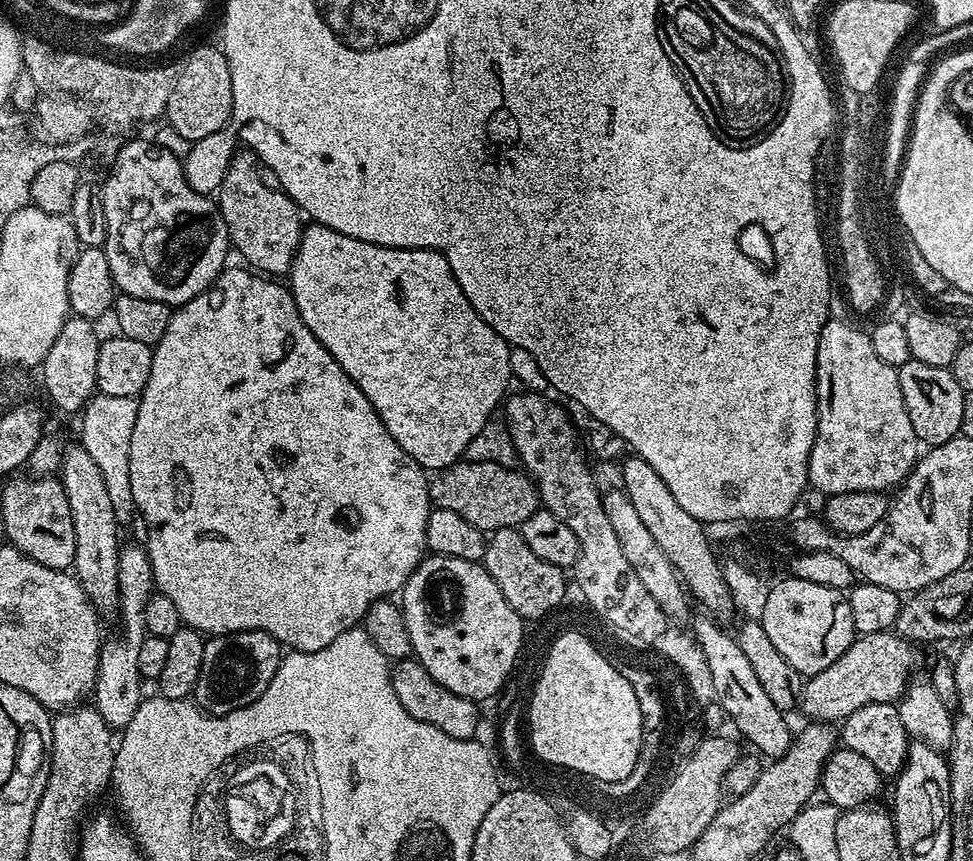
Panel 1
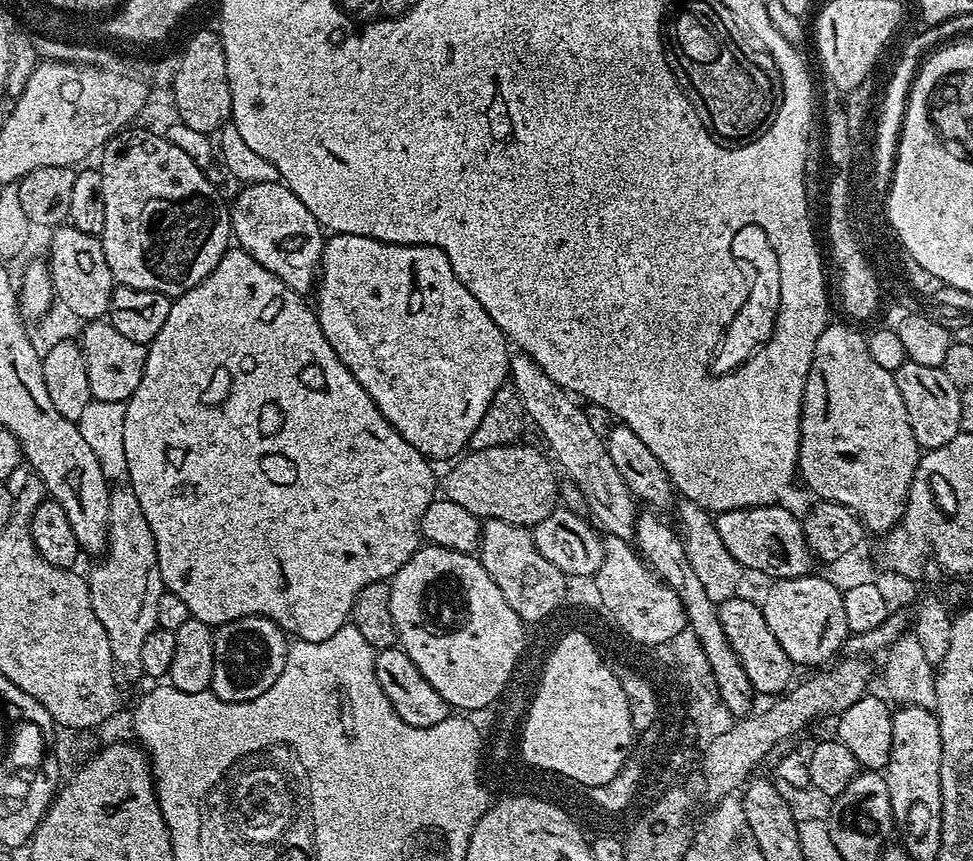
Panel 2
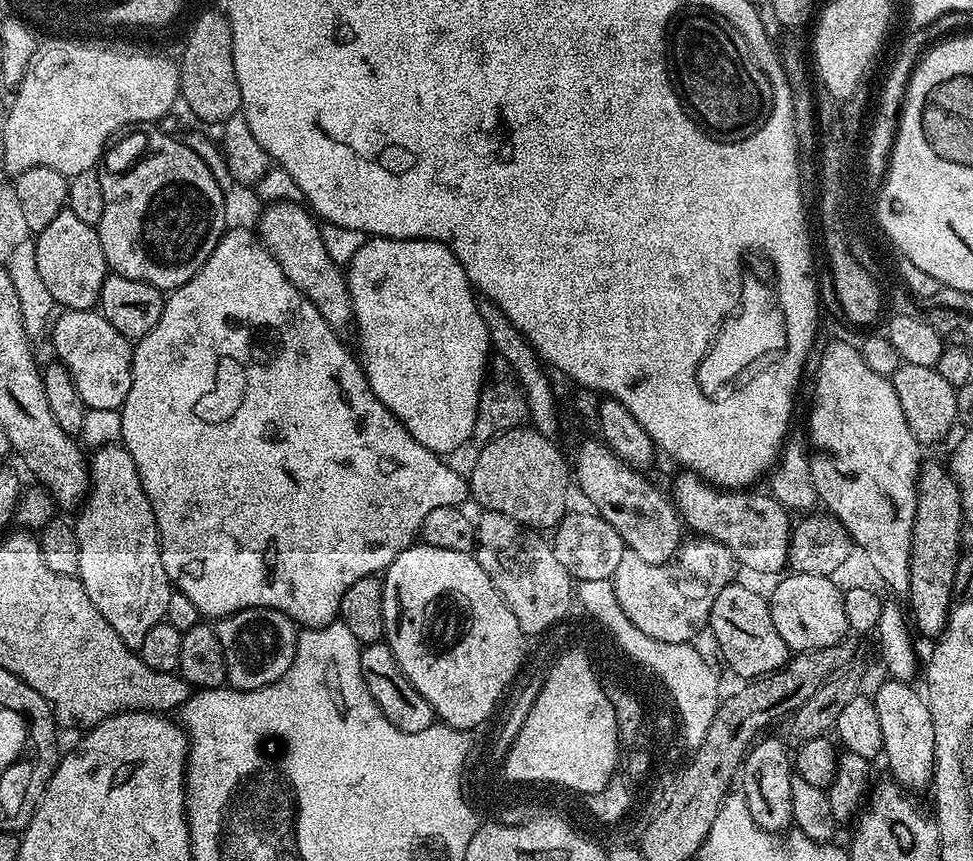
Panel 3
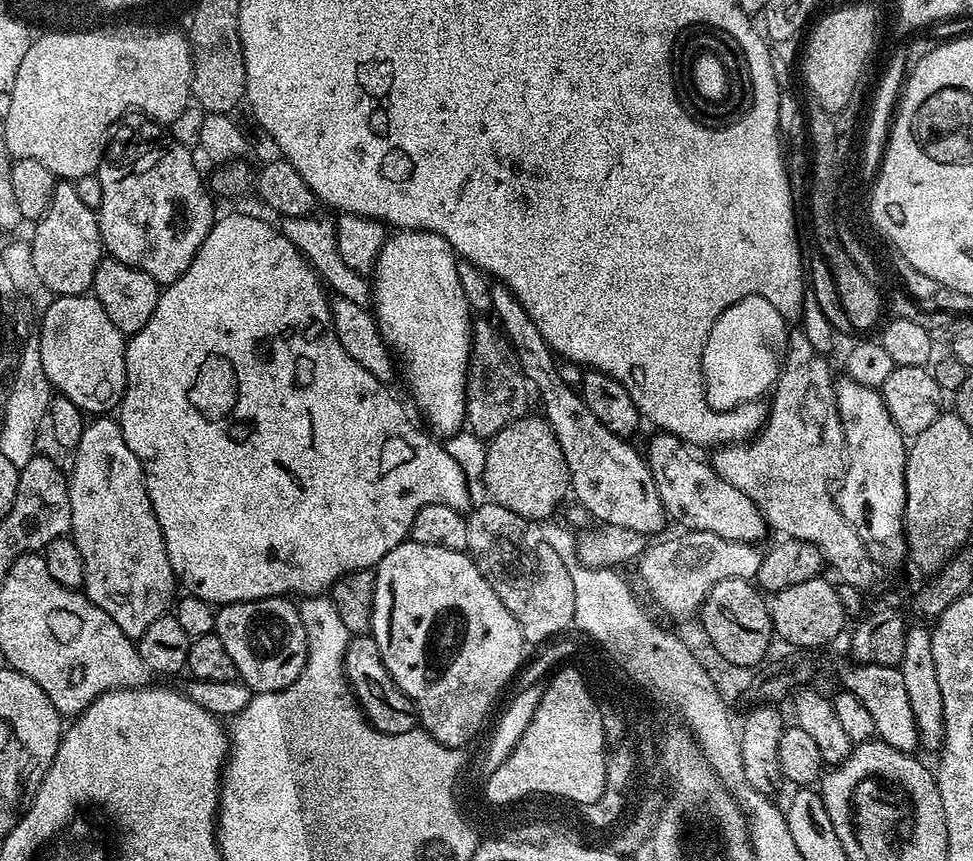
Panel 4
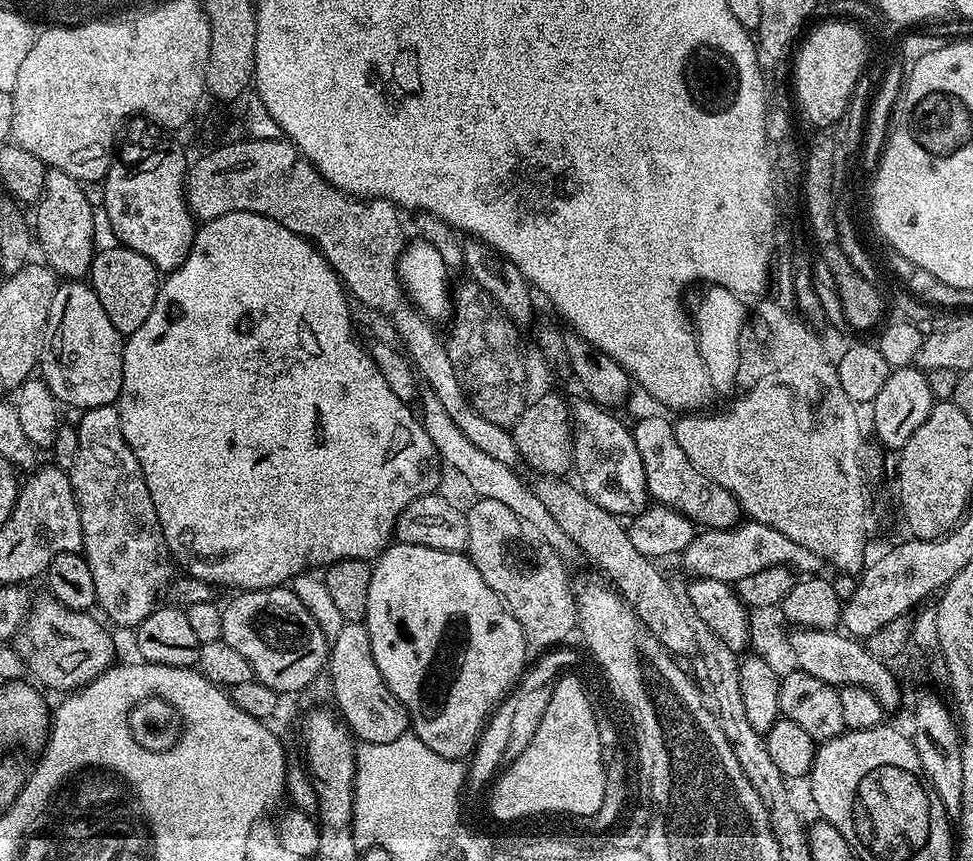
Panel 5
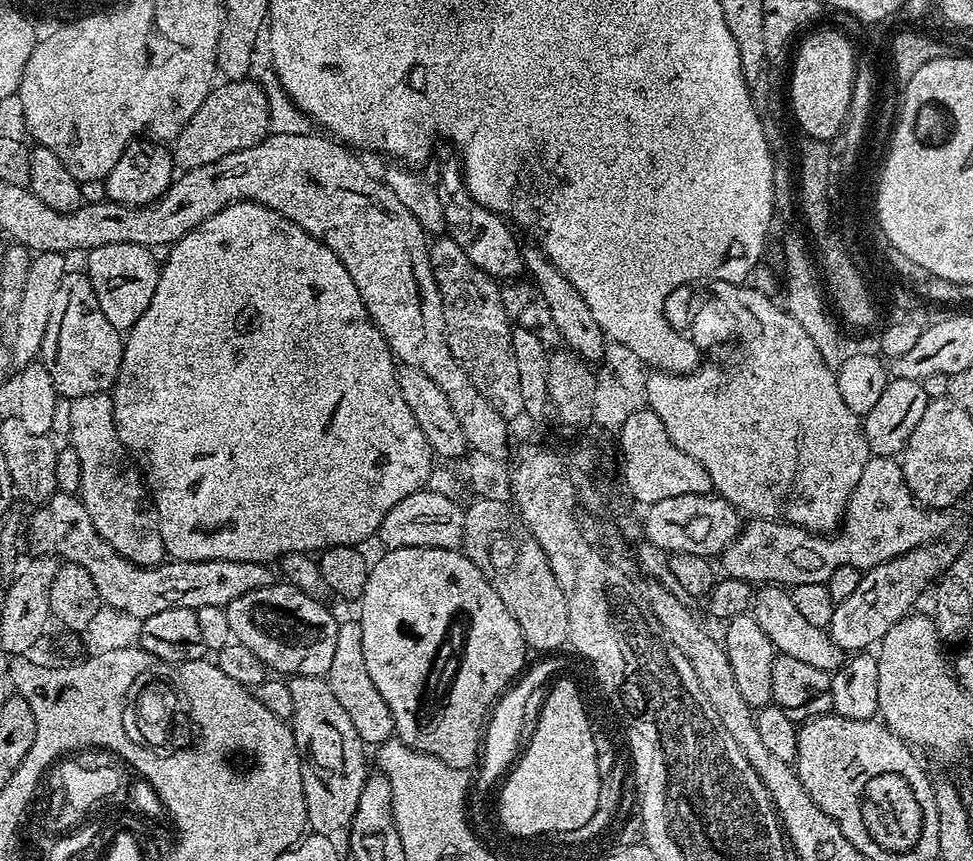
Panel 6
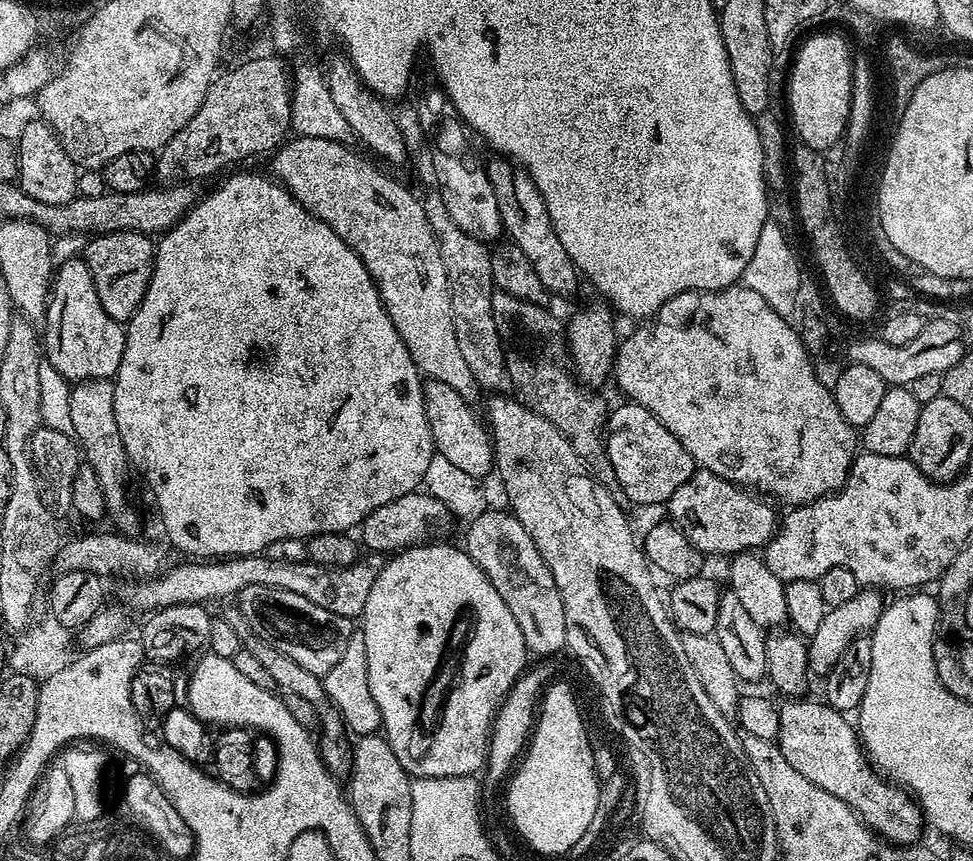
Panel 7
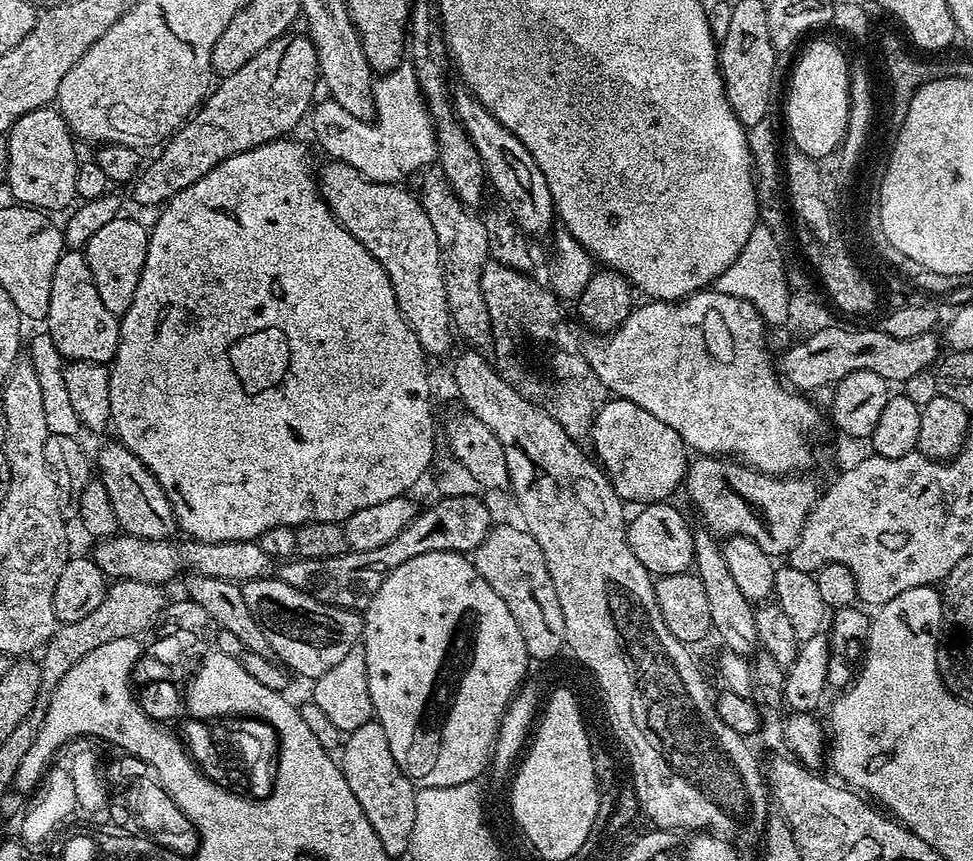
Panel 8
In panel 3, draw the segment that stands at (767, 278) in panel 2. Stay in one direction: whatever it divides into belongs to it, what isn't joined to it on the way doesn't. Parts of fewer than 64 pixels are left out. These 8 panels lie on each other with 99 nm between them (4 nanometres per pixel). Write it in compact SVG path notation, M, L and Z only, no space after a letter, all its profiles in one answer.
M745 273L741 279L737 311L720 326L712 347L708 349L696 371L699 388L706 395L715 397L721 393L718 391L738 377L748 366L782 352L785 336L785 316L782 314L775 289L758 275Z

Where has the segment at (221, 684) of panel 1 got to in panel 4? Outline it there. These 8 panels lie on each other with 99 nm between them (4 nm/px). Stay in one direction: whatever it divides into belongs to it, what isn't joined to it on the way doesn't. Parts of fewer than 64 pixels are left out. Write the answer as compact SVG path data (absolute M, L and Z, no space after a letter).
M271 596L217 607L215 635L230 653L237 677L253 693L277 692L290 686L306 666L306 626L302 626L299 607L291 599Z

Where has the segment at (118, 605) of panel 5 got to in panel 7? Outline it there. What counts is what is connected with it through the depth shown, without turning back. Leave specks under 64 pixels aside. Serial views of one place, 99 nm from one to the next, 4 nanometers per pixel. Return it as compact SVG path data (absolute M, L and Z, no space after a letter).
M81 380L71 385L70 413L74 439L86 461L94 470L98 482L102 482L102 494L106 494L107 519L113 520L115 531L121 534L139 533L140 516L128 505L128 488L124 483L130 473L130 461L122 434L118 434L118 418L114 418L114 383L106 380Z

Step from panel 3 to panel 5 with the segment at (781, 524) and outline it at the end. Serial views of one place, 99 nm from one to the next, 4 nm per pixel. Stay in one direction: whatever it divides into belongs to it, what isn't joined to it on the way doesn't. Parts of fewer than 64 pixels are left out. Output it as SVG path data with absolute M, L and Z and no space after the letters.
M644 416L637 424L634 424L632 437L634 446L638 446L638 455L642 458L642 470L646 472L648 495L655 503L665 504L667 508L678 510L686 518L690 518L693 524L704 530L735 528L741 523L740 504L732 497L730 490L722 490L718 482L706 478L706 474L702 474L702 470L694 467L690 458L686 458L686 454L682 454L682 446L678 446L676 430L671 419L668 421L664 416Z

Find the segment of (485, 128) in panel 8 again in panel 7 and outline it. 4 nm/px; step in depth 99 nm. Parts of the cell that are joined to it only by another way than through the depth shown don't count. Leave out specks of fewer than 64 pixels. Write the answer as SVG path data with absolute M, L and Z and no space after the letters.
M492 158L488 160L486 167L488 177L494 186L494 198L498 202L500 217L504 223L507 239L530 258L538 278L542 278L542 286L545 293L556 296L572 296L576 287L582 284L576 266L573 264L570 254L566 254L566 246L558 242L558 234L554 234L554 226L550 222L550 214L546 210L546 202L534 186L527 172L518 170L517 165L507 158Z

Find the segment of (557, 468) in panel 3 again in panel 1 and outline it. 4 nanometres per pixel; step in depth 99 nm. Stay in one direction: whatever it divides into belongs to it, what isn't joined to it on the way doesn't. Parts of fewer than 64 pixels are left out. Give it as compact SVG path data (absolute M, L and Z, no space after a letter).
M459 459L449 468L441 468L429 479L428 499L432 508L454 510L470 526L491 534L500 528L519 529L522 522L541 507L540 495L531 476L519 467L498 466L498 462L474 462Z

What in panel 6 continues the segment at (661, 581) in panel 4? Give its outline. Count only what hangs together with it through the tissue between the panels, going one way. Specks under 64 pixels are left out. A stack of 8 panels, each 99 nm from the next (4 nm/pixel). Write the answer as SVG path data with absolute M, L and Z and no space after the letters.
M869 455L866 466L862 466L862 478L858 478L858 486L854 486L848 499L848 508L844 512L838 535L807 532L805 528L784 524L781 520L749 519L741 527L740 533L724 548L723 575L733 580L747 580L753 586L827 584L830 574L834 574L838 566L849 564L867 570L887 560L898 558L910 550L921 548L923 544L931 544L941 539L949 531L948 515L947 511L926 508L914 499L912 491L906 486L899 463L893 457Z

